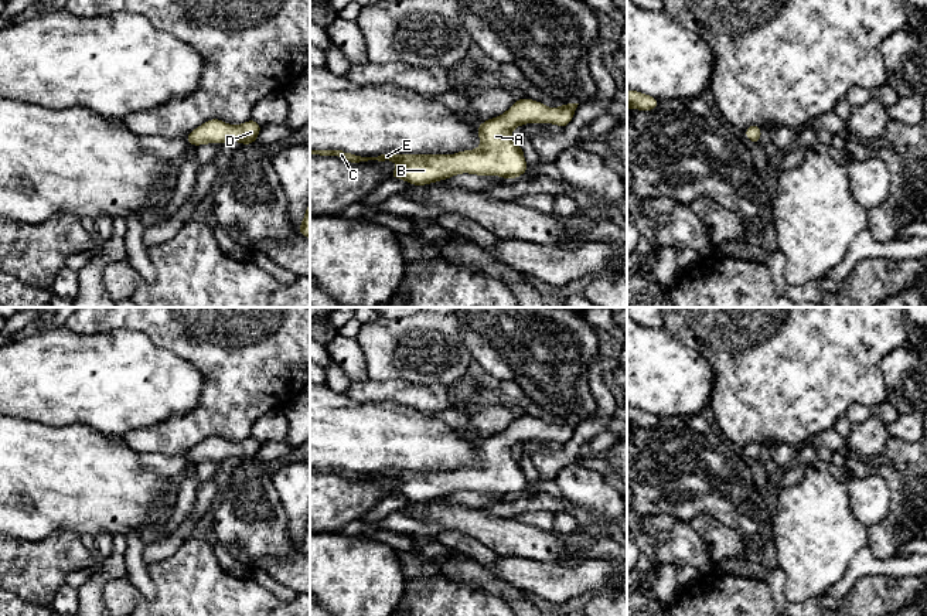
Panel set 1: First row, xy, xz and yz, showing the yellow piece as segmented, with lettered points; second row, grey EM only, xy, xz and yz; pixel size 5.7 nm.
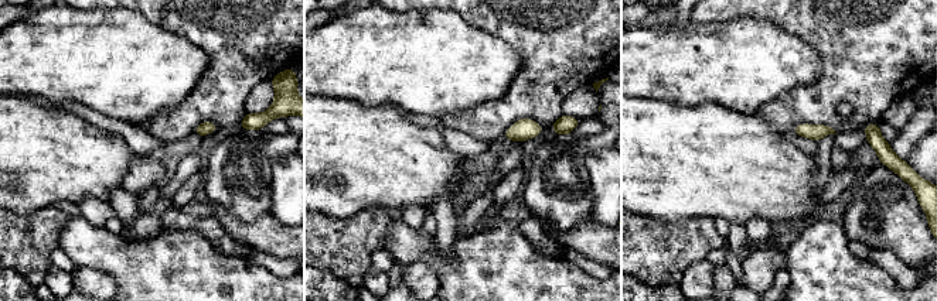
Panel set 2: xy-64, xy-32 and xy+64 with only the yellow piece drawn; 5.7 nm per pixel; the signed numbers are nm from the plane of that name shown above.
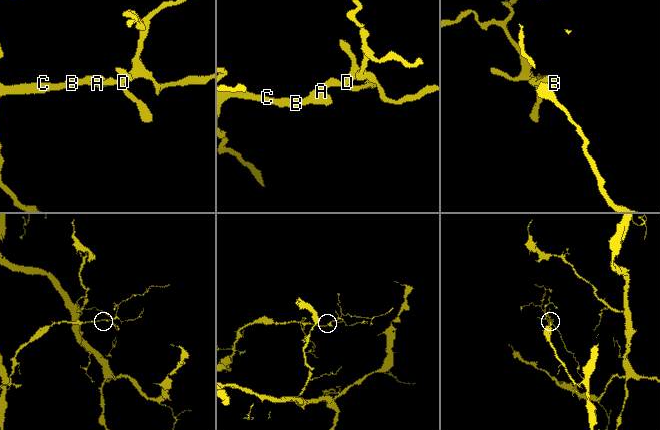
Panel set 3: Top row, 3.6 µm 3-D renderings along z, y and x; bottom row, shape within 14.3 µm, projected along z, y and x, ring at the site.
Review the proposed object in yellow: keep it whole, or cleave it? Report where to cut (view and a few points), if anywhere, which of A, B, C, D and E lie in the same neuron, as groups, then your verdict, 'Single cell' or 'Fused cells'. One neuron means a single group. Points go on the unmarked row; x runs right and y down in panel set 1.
No split. Groups: A B C D E. Single cell

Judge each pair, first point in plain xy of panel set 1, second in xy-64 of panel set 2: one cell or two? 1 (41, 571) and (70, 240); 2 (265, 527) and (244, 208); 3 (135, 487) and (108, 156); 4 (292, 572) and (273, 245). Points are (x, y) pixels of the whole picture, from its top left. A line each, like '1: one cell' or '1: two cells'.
1: two cells
2: one cell
3: one cell
4: one cell

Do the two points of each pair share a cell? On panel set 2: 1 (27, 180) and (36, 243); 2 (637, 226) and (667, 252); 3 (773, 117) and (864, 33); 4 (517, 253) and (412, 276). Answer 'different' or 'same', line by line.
1: different
2: same
3: same
4: different

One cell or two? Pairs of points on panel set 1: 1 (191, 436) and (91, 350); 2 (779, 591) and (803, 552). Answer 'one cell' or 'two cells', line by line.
1: two cells
2: two cells

